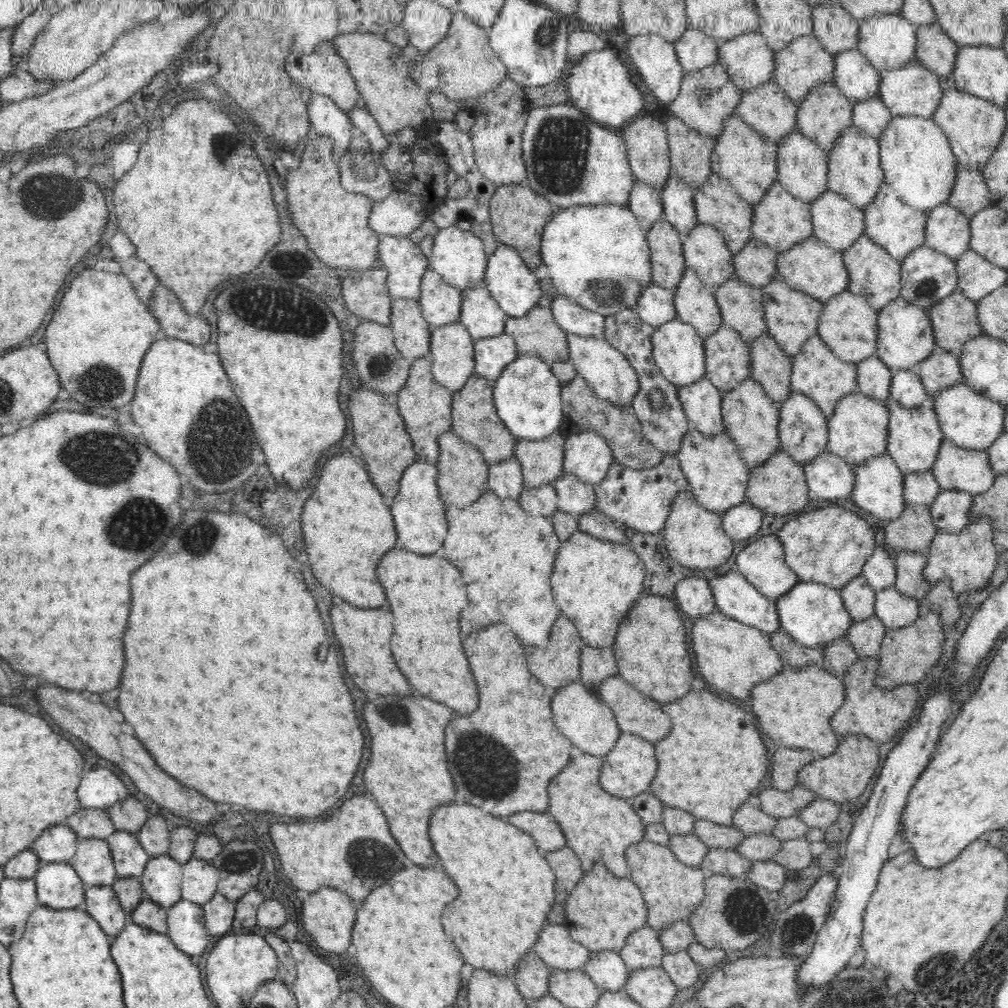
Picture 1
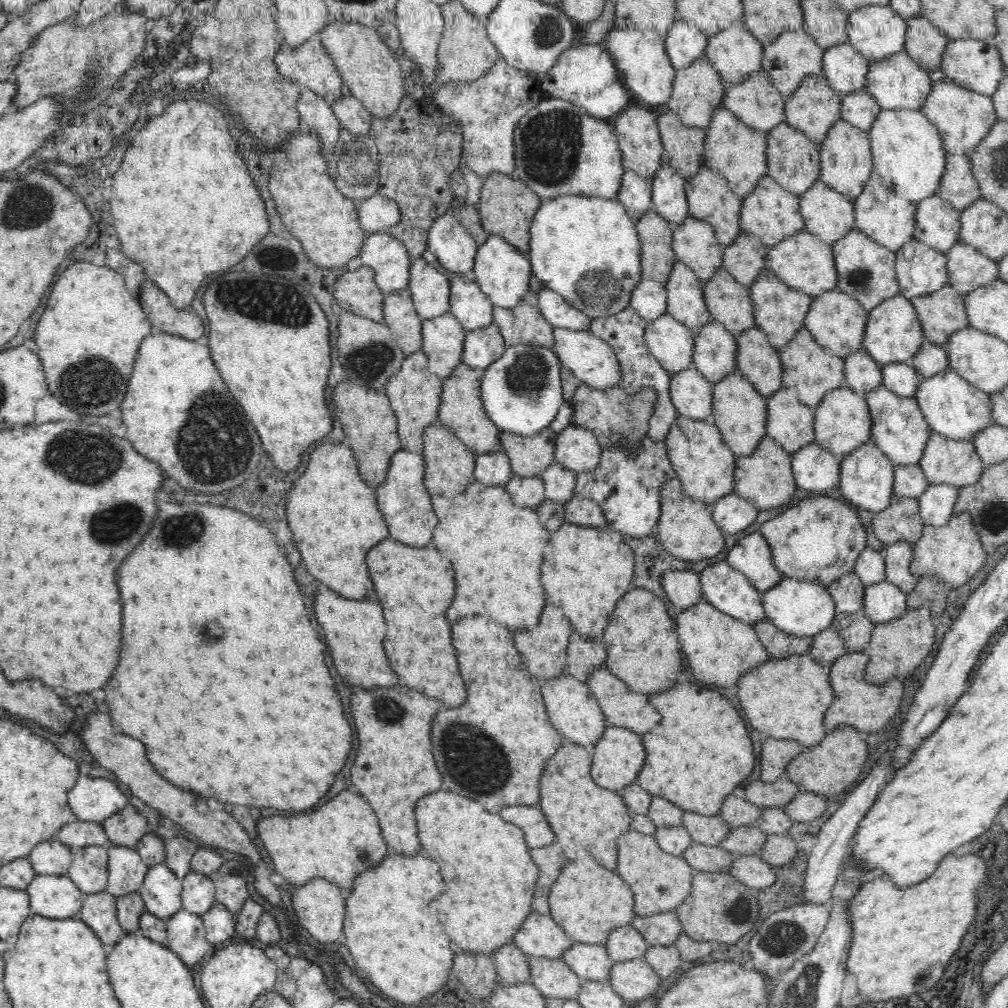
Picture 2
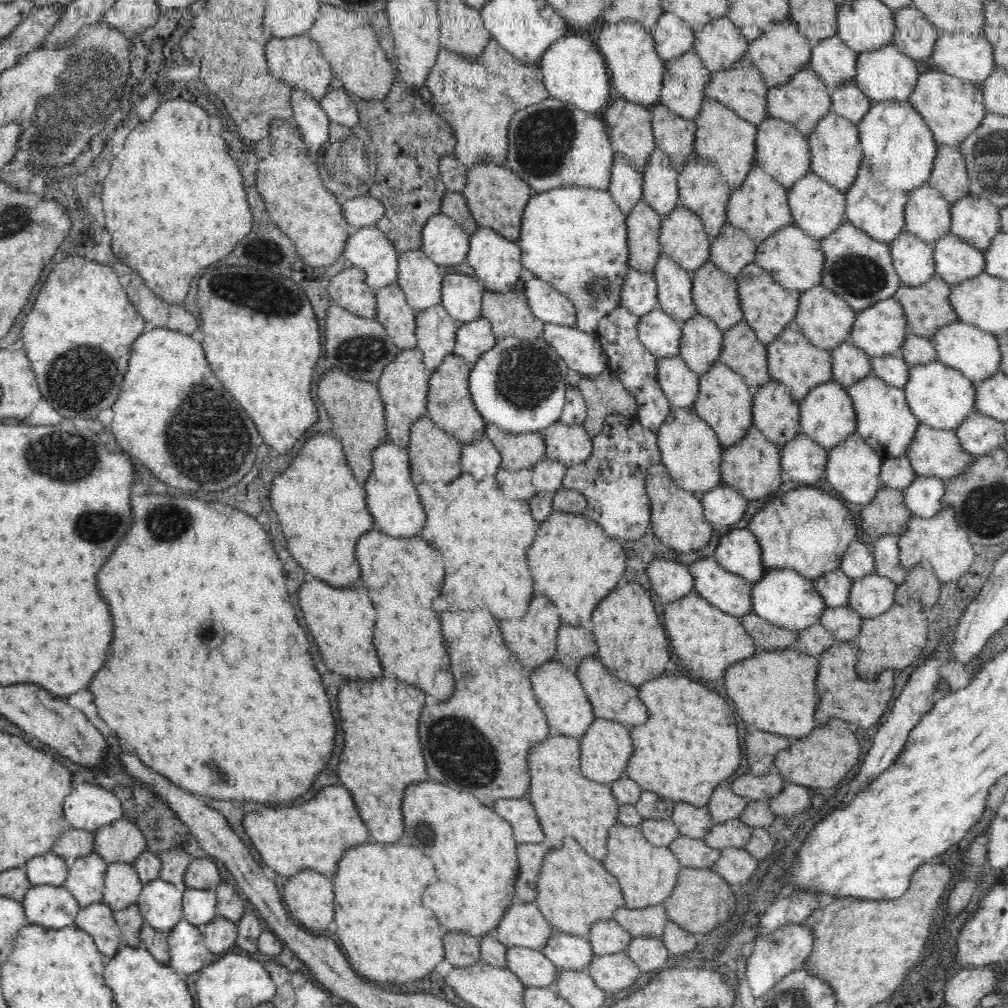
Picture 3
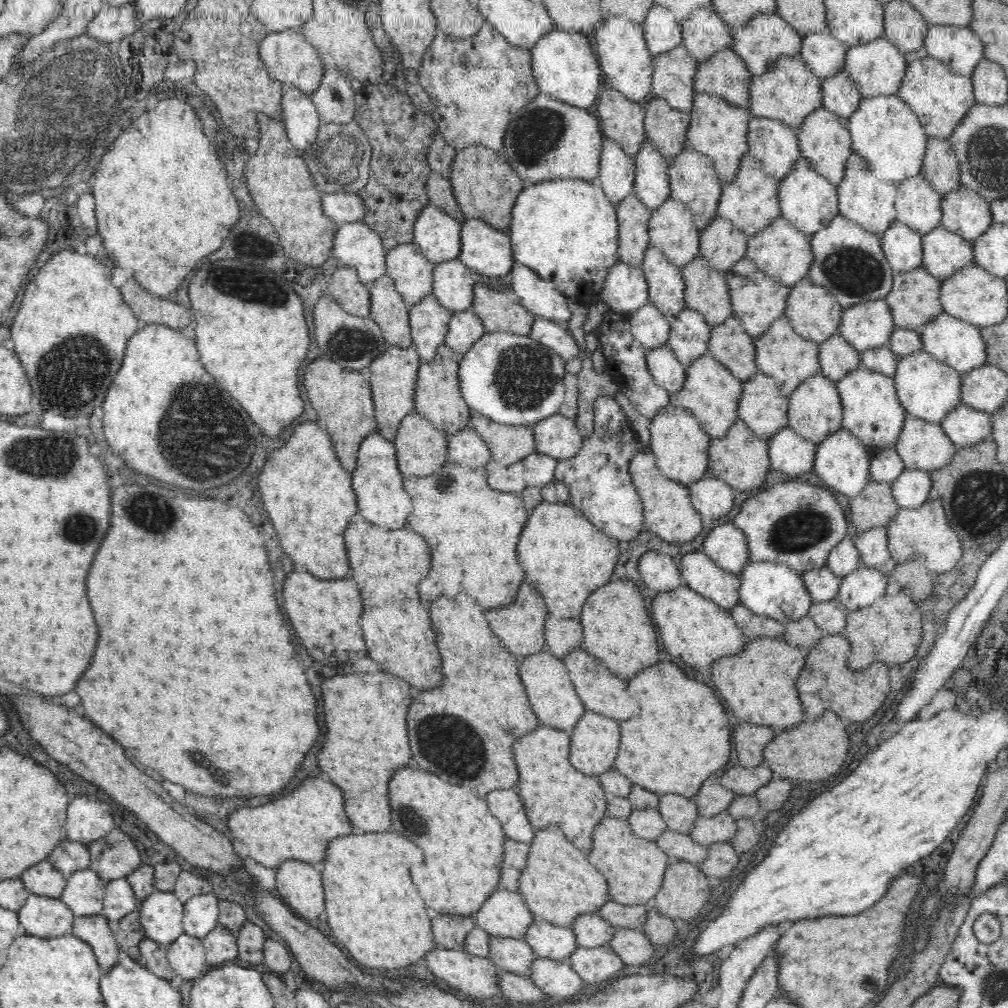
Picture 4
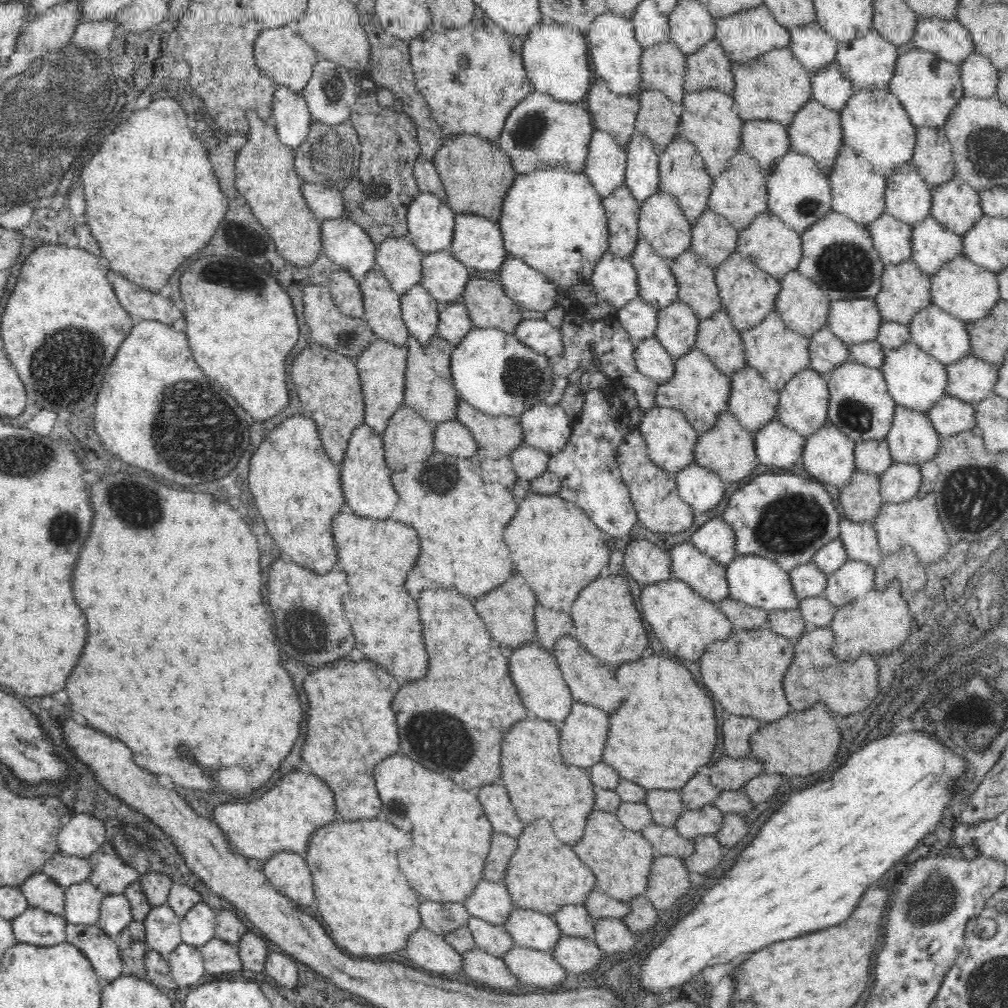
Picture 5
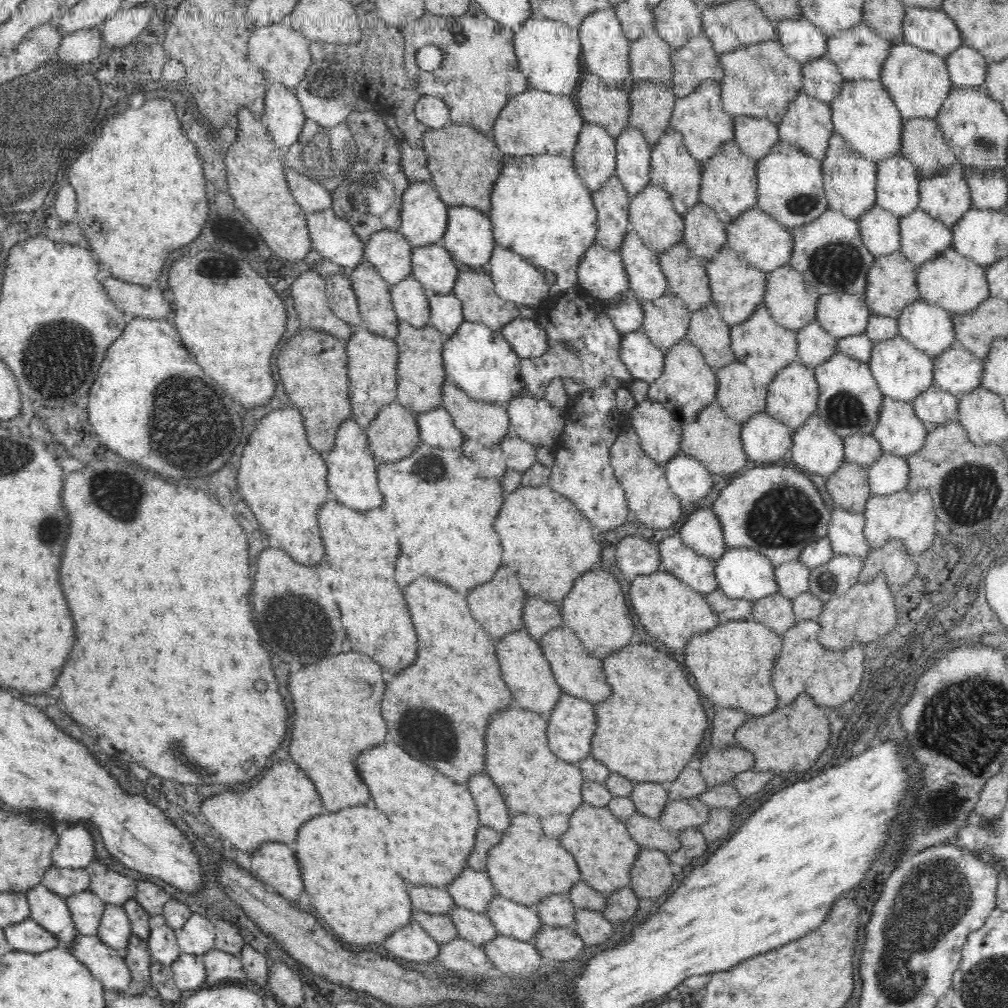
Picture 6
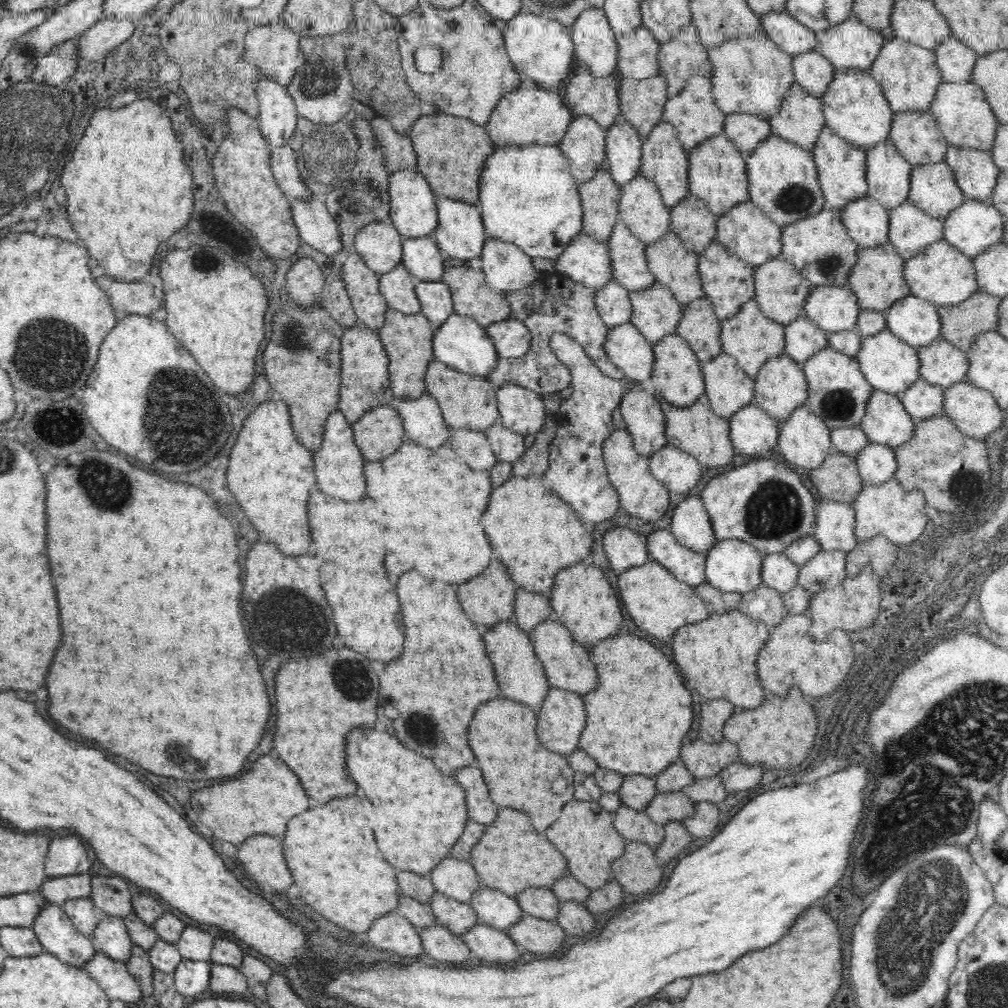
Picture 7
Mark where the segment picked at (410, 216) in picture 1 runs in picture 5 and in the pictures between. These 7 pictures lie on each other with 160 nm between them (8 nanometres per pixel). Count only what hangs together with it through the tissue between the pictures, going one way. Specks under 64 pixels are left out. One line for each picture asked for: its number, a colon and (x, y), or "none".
2: (377, 213)
3: (362, 211)
4: (341, 207)
5: (326, 202)

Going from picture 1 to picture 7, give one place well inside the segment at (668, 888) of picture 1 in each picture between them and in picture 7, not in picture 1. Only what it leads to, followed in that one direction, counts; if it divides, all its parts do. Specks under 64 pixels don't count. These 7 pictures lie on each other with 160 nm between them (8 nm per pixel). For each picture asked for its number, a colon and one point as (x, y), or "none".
2: (660, 881)
3: (646, 873)
4: (634, 868)
5: (621, 859)
6: (604, 851)
7: (585, 835)

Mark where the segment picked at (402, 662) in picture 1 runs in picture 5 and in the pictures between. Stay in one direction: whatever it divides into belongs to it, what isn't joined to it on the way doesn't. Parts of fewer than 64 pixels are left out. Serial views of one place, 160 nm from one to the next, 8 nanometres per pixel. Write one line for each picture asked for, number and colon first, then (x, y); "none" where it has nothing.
2: (415, 585)
3: (403, 577)
4: (388, 566)
5: (377, 556)

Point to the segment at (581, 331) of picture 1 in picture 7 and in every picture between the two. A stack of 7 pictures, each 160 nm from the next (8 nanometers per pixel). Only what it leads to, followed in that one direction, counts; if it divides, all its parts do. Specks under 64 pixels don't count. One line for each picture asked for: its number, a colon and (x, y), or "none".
2: (553, 306)
3: (547, 304)
4: (542, 298)
5: (528, 287)
6: (514, 280)
7: (505, 267)

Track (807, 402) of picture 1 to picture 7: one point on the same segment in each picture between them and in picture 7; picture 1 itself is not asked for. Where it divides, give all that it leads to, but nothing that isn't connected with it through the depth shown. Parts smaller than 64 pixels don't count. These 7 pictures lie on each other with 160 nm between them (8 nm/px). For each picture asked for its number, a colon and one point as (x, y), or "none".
2: (789, 422)
3: (775, 412)
4: (762, 407)
5: (753, 401)
6: (739, 397)
7: (727, 388)

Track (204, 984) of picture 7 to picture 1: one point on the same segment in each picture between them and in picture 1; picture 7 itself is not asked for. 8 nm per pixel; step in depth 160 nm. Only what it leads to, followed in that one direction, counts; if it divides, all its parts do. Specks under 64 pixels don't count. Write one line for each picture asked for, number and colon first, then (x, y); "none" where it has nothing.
1: (185, 920)
2: (186, 936)
3: (188, 952)
4: (187, 956)
5: (186, 964)
6: (189, 973)

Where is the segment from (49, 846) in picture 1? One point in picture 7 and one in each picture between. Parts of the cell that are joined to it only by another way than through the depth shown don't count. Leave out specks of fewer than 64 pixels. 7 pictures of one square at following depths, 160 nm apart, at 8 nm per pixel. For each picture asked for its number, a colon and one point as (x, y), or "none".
2: (52, 856)
3: (48, 868)
4: (44, 879)
5: (42, 892)
6: (50, 911)
7: (56, 934)

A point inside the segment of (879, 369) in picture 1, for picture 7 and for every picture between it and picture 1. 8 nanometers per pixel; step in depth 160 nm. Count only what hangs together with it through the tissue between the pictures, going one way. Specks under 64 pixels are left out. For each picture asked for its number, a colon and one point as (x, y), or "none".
2: (862, 373)
3: (850, 364)
4: (837, 357)
5: (826, 351)
6: (814, 345)
7: (802, 338)

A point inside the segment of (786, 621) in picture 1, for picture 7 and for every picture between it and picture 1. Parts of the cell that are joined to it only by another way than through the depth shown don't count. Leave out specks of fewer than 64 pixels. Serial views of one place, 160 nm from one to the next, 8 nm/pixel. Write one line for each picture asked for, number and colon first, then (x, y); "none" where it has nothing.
2: (800, 607)
3: (784, 597)
4: (770, 589)
5: (761, 582)
6: (742, 572)
7: (733, 566)

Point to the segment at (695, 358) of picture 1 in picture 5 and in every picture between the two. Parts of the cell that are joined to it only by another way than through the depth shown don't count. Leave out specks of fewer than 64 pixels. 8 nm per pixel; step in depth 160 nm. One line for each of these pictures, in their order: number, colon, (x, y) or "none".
2: (671, 342)
3: (660, 333)
4: (650, 327)
5: (639, 318)

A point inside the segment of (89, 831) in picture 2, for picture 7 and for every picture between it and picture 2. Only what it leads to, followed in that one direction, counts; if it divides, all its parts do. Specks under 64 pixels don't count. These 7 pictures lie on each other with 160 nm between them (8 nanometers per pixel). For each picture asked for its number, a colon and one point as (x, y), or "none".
3: (72, 843)
4: (67, 856)
5: (64, 869)
6: (64, 882)
7: (57, 890)

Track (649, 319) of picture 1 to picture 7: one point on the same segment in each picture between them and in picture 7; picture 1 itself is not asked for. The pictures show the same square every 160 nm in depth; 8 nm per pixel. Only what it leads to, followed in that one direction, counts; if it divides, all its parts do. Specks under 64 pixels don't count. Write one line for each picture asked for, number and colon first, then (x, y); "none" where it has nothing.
2: (649, 298)
3: (639, 292)
4: (625, 290)
5: (614, 278)
6: (600, 271)
7: (585, 260)

